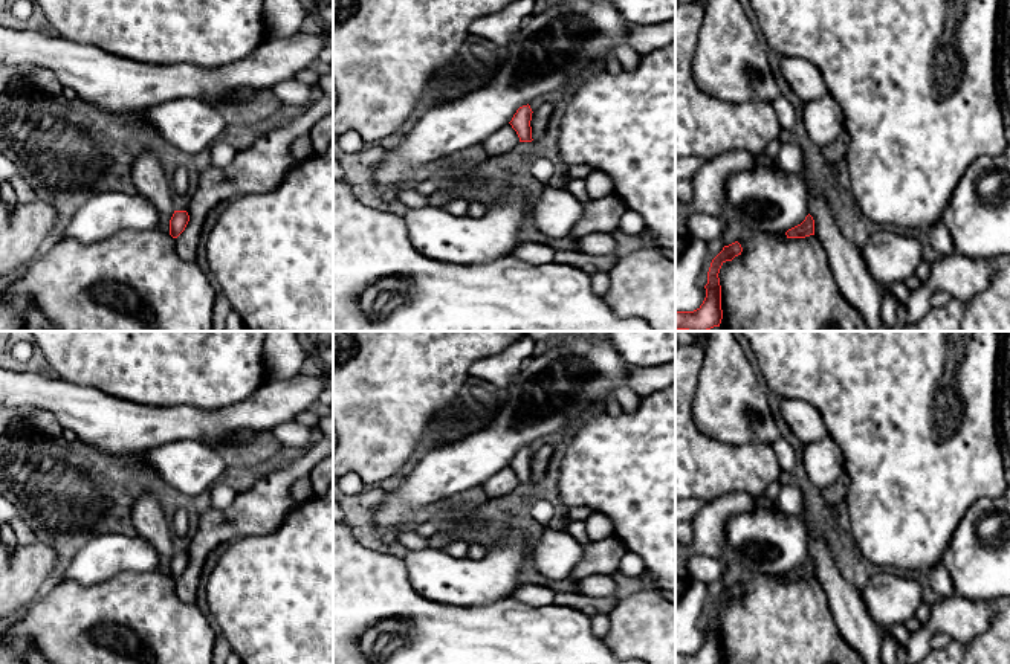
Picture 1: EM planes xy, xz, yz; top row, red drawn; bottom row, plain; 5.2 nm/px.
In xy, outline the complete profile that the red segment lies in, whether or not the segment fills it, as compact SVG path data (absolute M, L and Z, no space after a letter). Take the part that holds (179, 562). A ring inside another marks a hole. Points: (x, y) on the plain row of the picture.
M174 553L170 562L170 577L177 580L186 569L189 563L189 557L186 553Z

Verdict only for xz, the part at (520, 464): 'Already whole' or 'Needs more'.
Already whole

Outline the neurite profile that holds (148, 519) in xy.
M153 493L141 495L131 511L133 527L148 540L159 554L159 572L170 575L170 562L174 556L171 519L163 513Z

